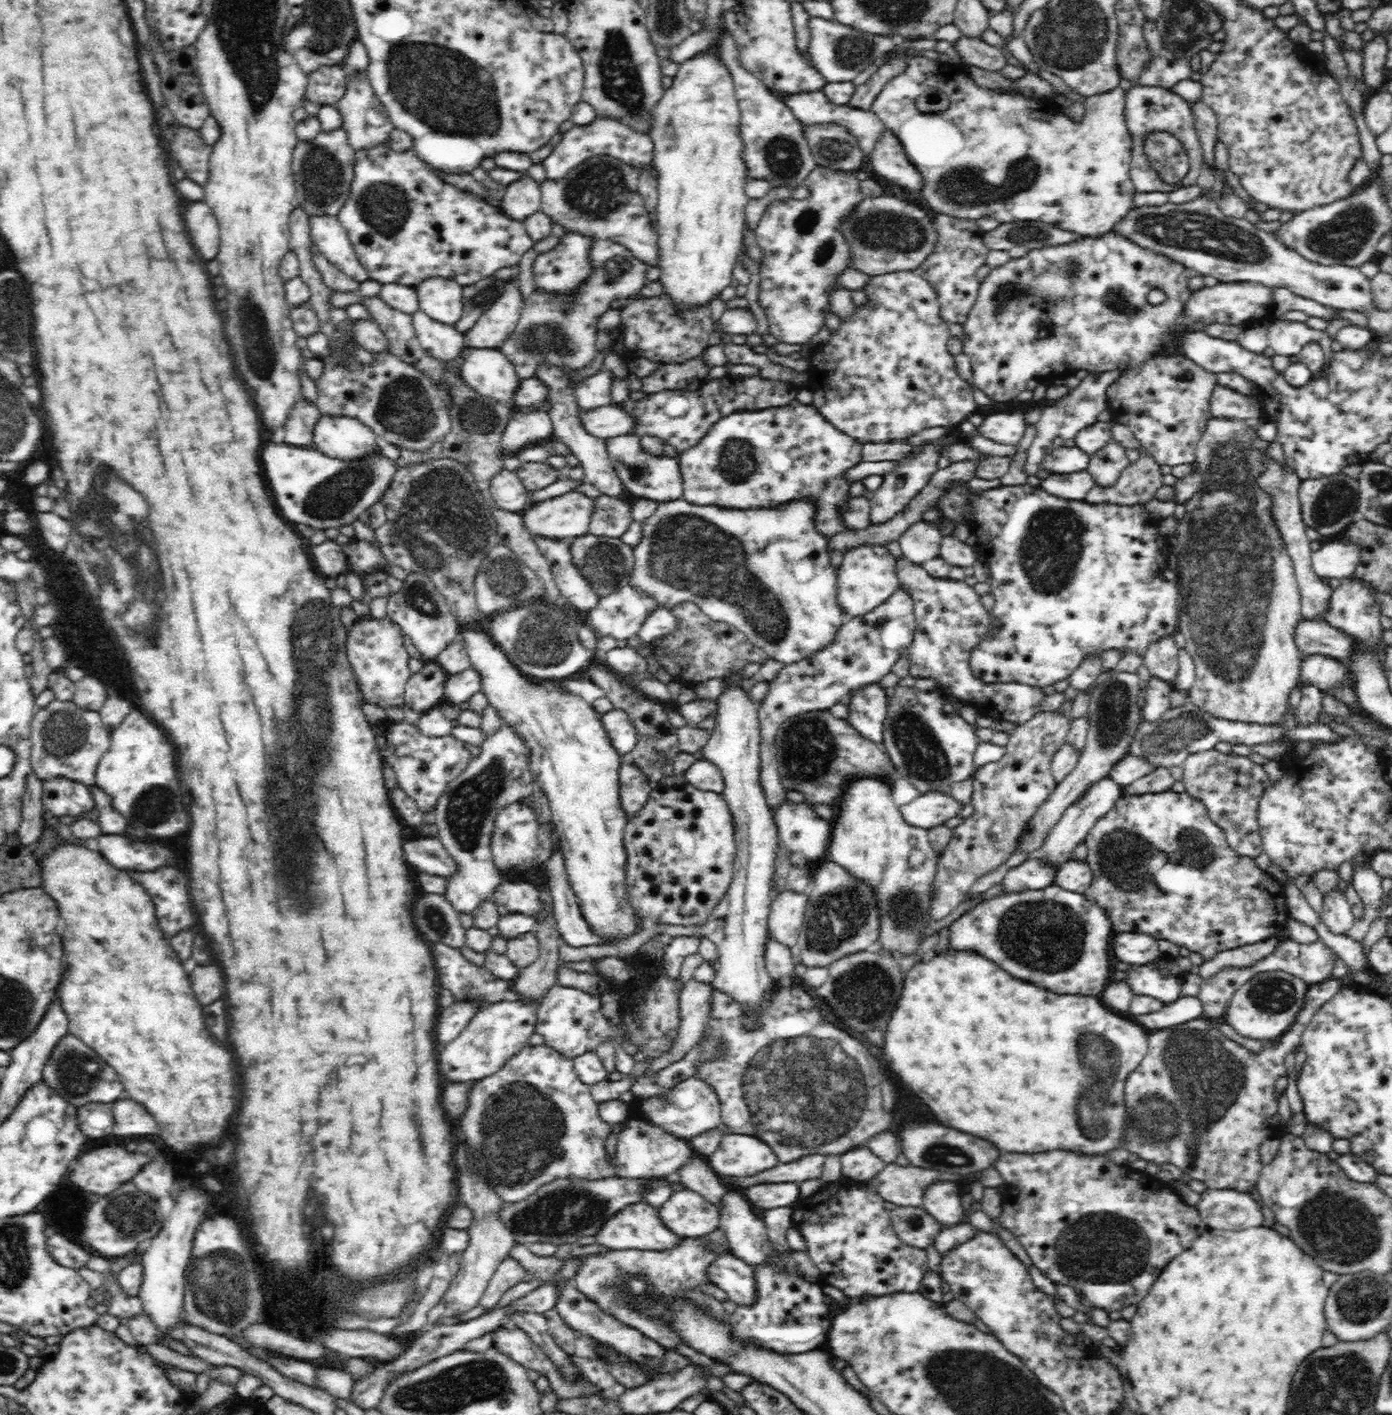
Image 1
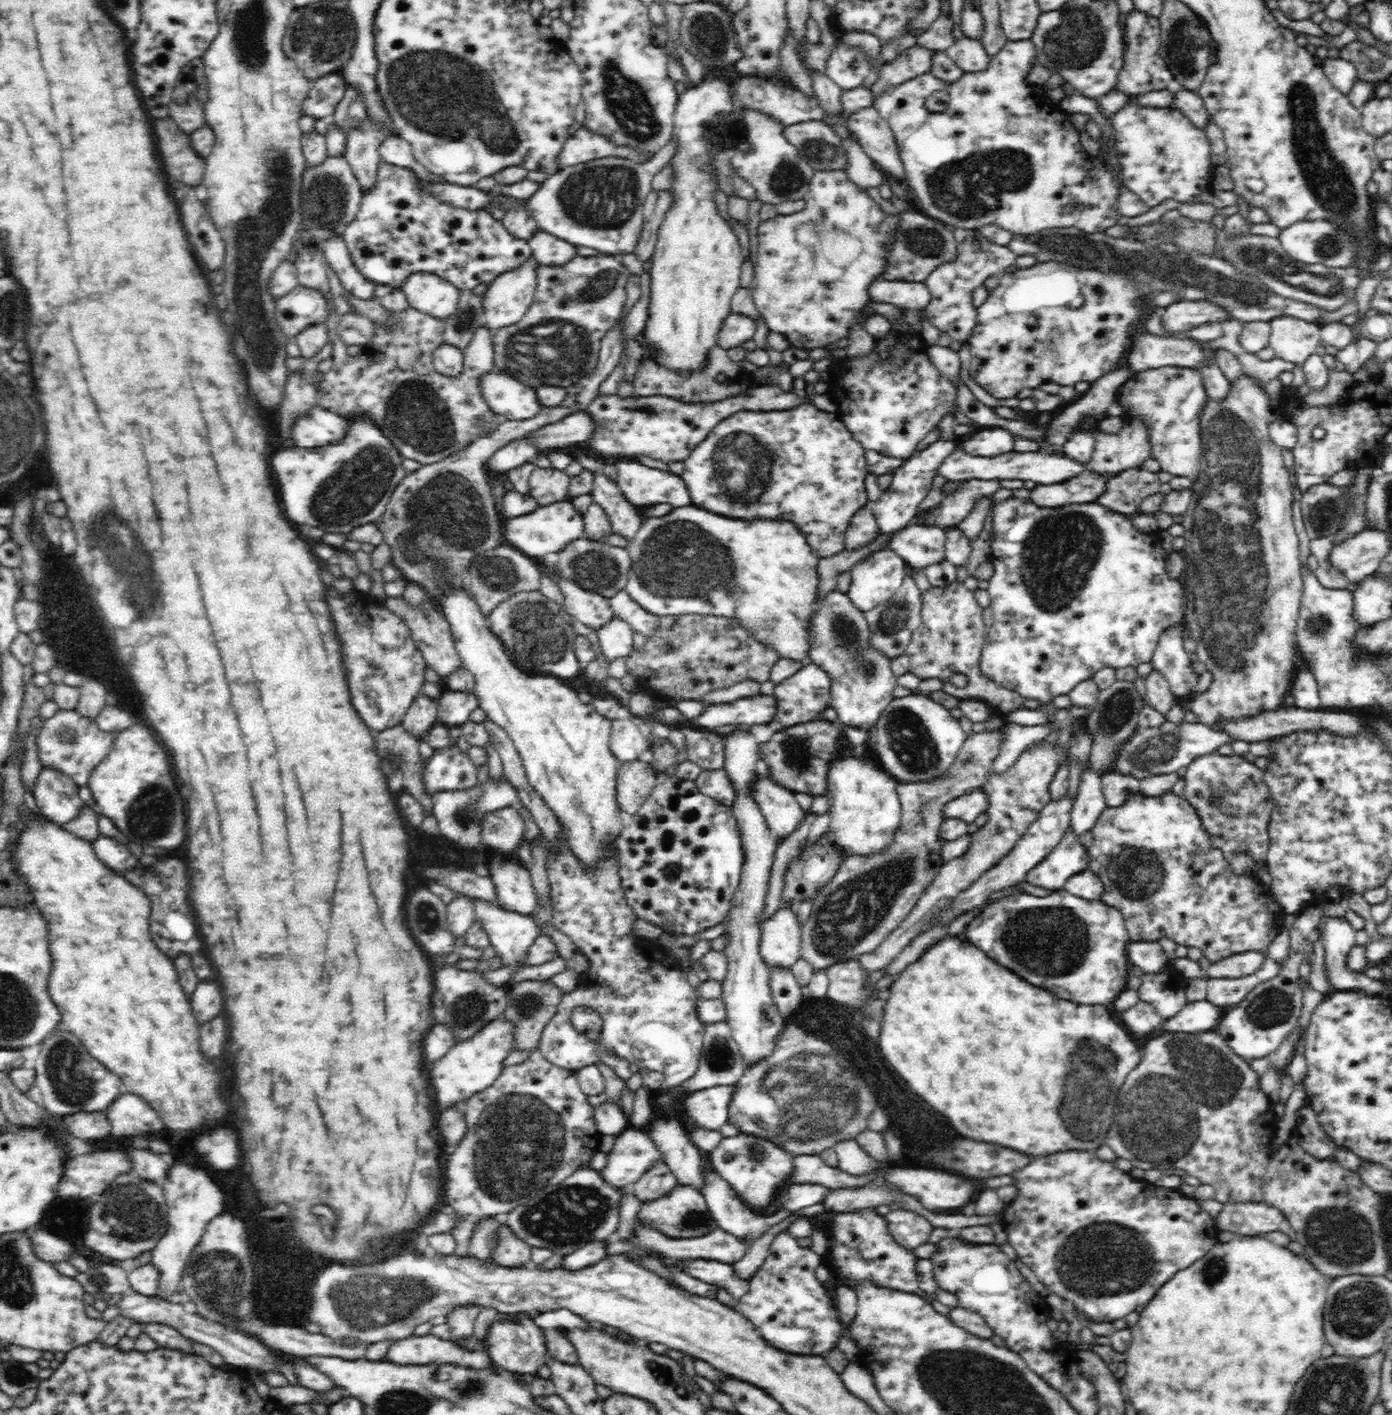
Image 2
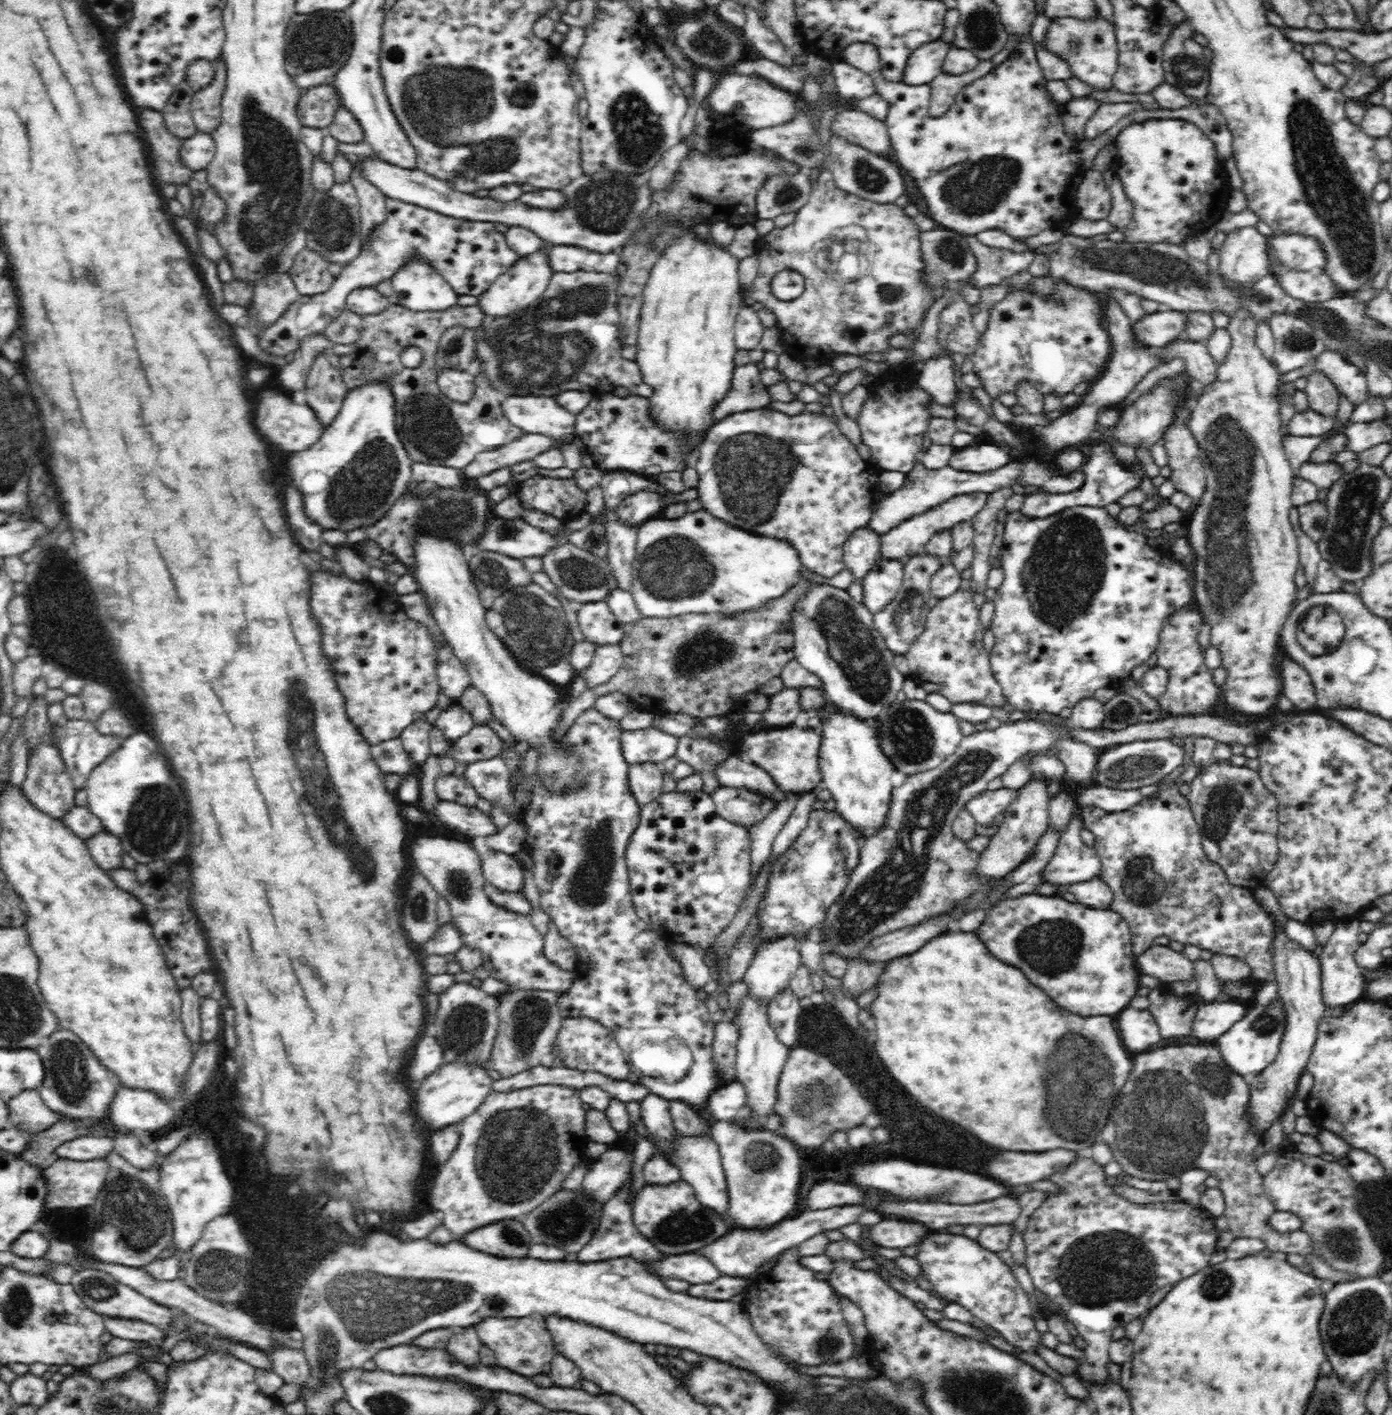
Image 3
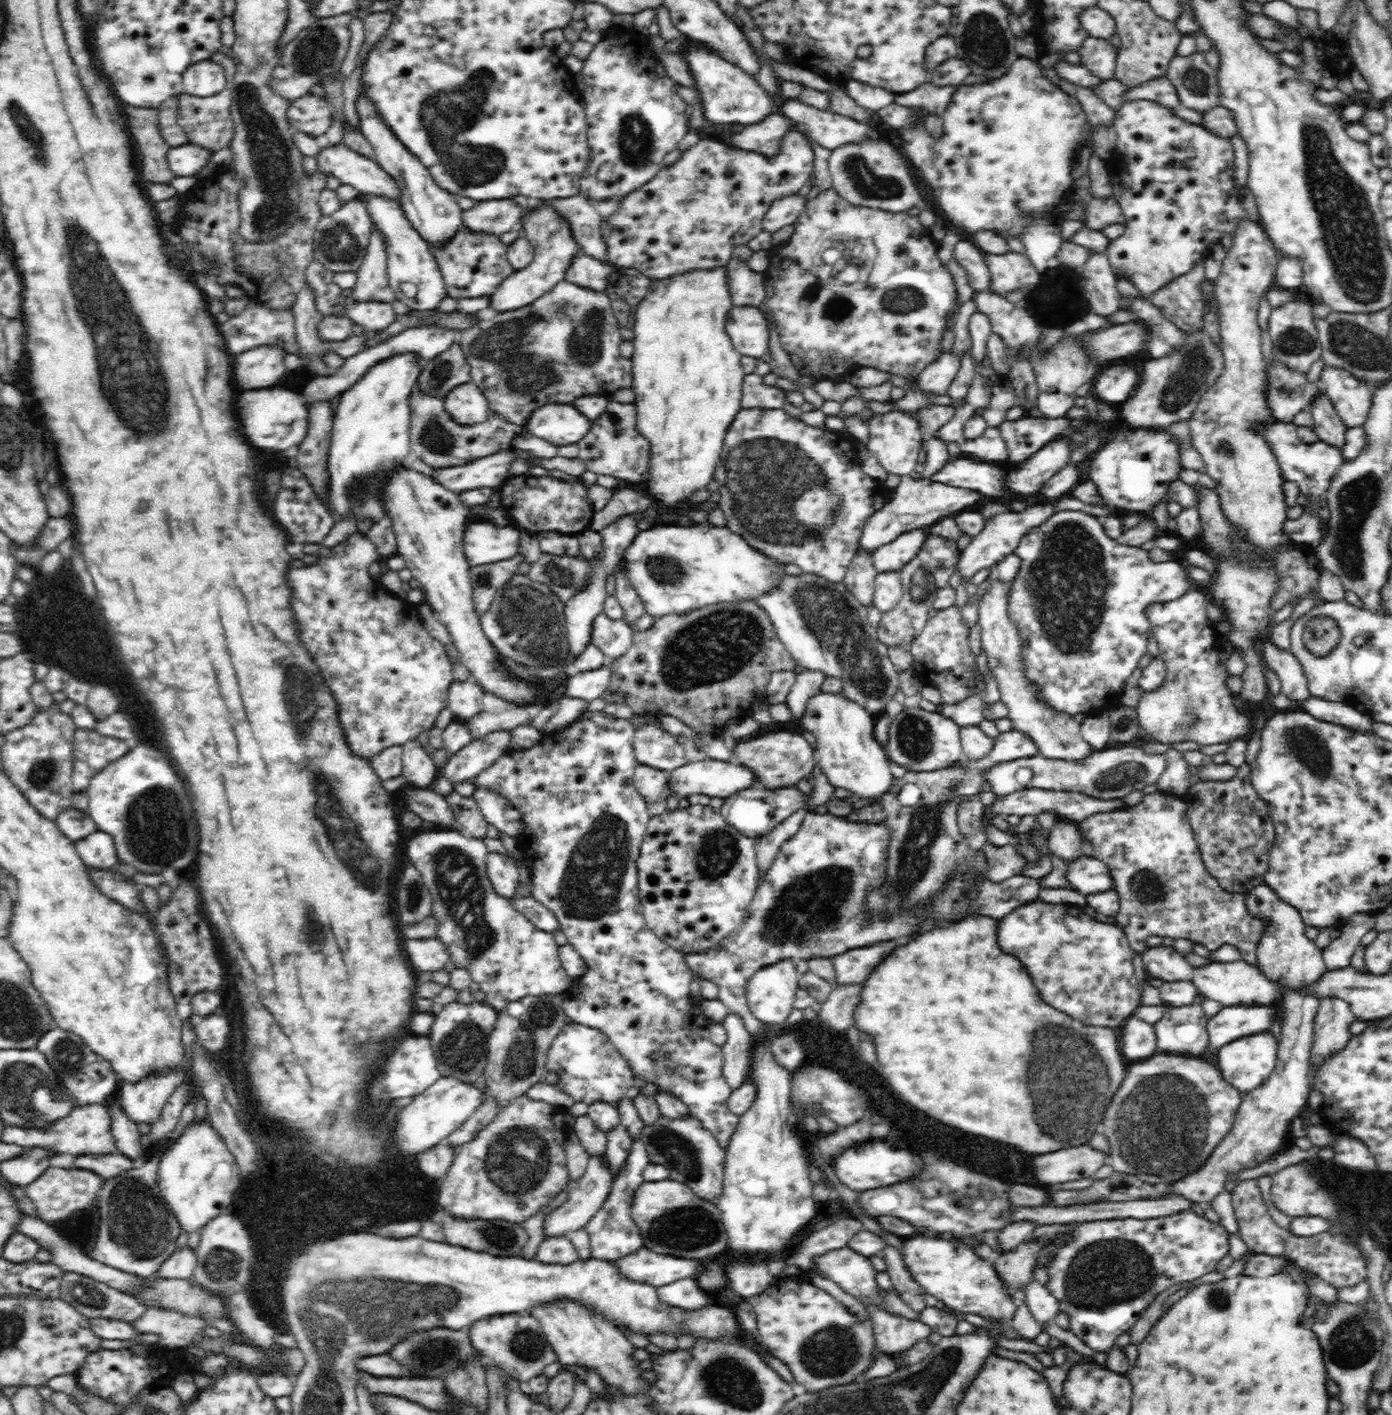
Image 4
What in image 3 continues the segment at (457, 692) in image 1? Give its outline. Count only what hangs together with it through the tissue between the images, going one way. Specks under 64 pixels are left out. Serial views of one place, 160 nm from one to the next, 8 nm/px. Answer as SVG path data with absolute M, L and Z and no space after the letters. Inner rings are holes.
M454 703L442 711L434 724L435 732L442 734L450 744L455 743L474 727L472 714L468 713L468 710L464 710L458 703Z

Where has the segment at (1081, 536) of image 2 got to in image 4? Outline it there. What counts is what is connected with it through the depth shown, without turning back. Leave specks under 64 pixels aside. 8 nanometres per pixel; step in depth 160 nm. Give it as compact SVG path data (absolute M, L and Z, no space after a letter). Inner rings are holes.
M1056 510L1050 518L1047 518L1040 526L1032 527L1021 538L1020 544L1016 547L1015 553L1022 559L1022 568L1012 581L1012 592L1007 600L1007 614L1012 624L1016 626L1017 632L1023 647L1023 670L1028 681L1039 689L1040 697L1047 702L1051 708L1071 715L1087 713L1095 706L1100 705L1107 709L1115 703L1121 702L1126 695L1122 689L1129 676L1138 668L1140 658L1146 654L1148 648L1148 638L1152 636L1150 625L1148 625L1147 607L1156 602L1176 601L1182 597L1184 592L1188 592L1195 585L1191 581L1188 571L1179 560L1162 562L1155 564L1148 556L1148 546L1124 545L1104 534L1104 517L1100 514L1092 514L1092 510Z

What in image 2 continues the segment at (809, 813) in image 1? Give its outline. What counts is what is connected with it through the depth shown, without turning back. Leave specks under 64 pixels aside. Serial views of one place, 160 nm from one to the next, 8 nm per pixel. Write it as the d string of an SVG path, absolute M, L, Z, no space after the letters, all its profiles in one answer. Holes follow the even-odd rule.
M765 771L753 783L753 799L756 799L756 805L760 805L760 812L775 837L788 837L804 821L805 812L798 805L795 794L772 781Z

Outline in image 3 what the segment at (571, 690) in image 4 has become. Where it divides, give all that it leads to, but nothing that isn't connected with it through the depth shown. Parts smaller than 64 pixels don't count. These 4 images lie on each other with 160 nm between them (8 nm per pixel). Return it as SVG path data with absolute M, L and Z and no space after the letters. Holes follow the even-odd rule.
M620 645L596 646L590 666L578 672L582 675L586 689L607 683L623 665Z

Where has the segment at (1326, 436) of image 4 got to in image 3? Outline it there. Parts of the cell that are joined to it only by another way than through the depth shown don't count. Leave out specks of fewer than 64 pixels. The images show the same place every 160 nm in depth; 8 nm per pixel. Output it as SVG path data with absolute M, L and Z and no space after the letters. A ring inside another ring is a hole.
M1314 371L1309 374L1307 386L1303 392L1307 396L1310 410L1325 418L1336 419L1341 397L1336 387L1332 385L1332 381L1324 373Z

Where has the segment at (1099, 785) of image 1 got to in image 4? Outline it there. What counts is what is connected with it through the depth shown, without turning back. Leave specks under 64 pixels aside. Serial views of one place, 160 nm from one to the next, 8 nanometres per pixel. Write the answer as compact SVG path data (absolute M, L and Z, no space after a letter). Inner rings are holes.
M991 580L985 594L978 603L978 620L982 652L987 659L990 676L997 682L1000 700L1008 708L1012 729L1032 734L1036 738L1036 746L1040 746L1038 755L1050 760L1080 761L1089 758L1093 751L1081 735L1081 725L1074 720L1073 715L1051 708L1040 697L1039 689L1028 681L1023 670L1023 656L1021 648L1023 640L1017 632L1016 626L1009 620L1007 614L1007 600L1012 592L1012 580Z

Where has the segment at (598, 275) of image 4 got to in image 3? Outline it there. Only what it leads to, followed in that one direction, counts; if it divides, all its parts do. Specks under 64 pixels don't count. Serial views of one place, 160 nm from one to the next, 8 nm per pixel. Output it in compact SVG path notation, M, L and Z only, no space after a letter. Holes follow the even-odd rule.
M554 245L549 252L549 265L554 271L594 271L596 274L614 274L619 265L619 252L602 254L579 246Z

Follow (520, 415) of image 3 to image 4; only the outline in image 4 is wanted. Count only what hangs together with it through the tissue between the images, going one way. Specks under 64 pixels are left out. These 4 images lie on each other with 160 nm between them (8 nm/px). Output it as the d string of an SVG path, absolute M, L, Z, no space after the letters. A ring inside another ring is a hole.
M545 404L532 414L526 428L533 436L561 447L584 438L592 428L592 421L584 417L573 404Z

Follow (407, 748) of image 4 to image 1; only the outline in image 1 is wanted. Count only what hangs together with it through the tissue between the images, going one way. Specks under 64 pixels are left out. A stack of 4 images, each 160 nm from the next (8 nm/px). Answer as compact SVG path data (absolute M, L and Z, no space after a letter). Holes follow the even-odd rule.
M434 662L424 666L424 672L414 674L405 684L405 704L420 717L430 709L438 707L445 690L446 674Z

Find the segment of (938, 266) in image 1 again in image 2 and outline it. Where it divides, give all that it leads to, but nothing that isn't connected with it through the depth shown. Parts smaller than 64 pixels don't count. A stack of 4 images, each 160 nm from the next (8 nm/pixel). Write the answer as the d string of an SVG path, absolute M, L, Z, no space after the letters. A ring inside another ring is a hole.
M953 229L958 254L955 261L940 265L926 279L932 295L928 306L928 321L940 334L946 332L956 342L967 344L977 324L977 310L972 306L972 294L989 278L997 279L1008 266L1015 264L1019 254L1006 246L988 240L978 229Z

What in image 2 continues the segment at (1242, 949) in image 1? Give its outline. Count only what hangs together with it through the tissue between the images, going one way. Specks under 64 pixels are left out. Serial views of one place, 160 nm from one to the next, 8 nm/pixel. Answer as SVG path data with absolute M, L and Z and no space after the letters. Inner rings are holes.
M1254 951L1233 954L1218 962L1212 962L1207 968L1207 973L1210 979L1239 979L1254 974L1265 959L1264 953Z

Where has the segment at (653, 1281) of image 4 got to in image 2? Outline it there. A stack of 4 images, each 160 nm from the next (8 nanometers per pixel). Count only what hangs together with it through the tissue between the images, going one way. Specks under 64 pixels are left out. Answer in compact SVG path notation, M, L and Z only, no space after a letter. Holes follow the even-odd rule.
M690 1259L685 1262L685 1272L690 1277L725 1288L732 1299L738 1301L749 1291L749 1283L746 1280L737 1280L734 1276L733 1266L703 1259Z

